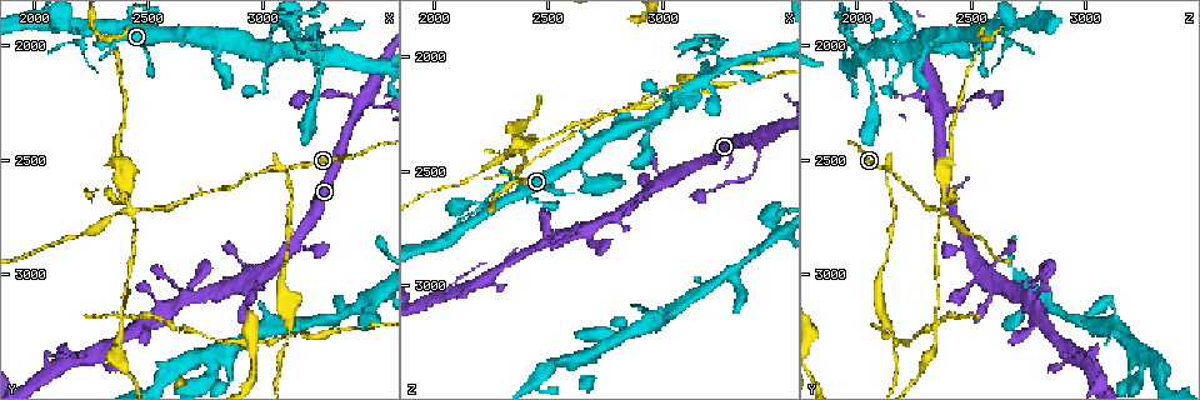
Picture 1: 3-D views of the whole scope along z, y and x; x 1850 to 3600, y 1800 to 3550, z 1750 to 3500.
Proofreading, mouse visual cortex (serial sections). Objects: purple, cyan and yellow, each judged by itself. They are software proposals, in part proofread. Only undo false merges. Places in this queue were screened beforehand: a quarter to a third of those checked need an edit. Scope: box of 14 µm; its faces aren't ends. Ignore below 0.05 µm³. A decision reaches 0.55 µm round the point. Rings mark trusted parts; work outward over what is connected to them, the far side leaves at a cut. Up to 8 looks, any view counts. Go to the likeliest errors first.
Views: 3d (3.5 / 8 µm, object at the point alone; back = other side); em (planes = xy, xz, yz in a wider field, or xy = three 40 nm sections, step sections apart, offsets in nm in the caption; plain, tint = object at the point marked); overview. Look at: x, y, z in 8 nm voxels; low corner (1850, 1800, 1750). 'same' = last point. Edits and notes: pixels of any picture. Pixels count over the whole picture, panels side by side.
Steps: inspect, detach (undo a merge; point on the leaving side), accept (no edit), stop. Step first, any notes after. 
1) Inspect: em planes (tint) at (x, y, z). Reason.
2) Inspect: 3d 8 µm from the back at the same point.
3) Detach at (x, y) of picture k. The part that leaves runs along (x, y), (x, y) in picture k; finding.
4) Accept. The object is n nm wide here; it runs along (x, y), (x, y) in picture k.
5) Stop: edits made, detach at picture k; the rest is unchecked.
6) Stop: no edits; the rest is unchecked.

Inspect: 3d 8 µm from the back at (3100, 2530, 2120). Two arms in line, one across.

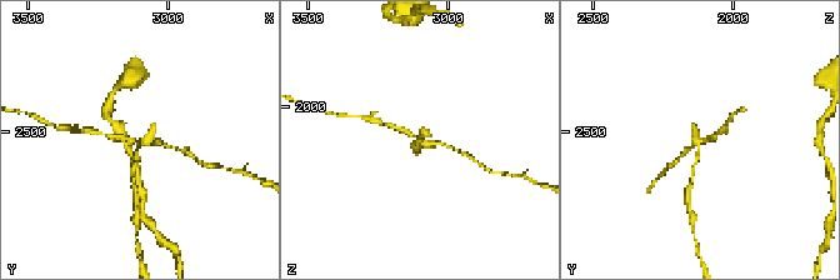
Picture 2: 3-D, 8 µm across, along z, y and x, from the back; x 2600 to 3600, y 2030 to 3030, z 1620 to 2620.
Inspect: em xy step 1 (tint) at (3100, 2530, 2130).

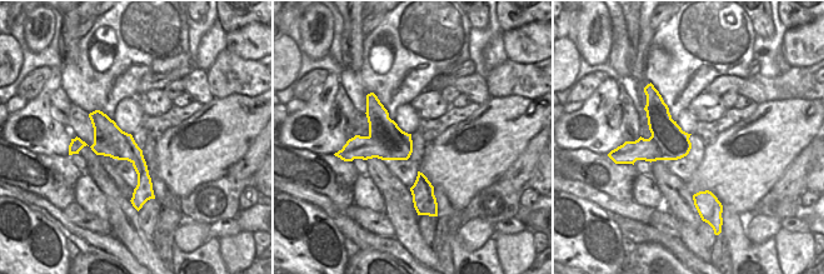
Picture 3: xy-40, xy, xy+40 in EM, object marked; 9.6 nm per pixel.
Detach at (135, 168) of picture 2. The part that leaves runs along (139, 148), (131, 174), (136, 198) in picture 2; two cells meet here.

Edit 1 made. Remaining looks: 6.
Inspect: overview.

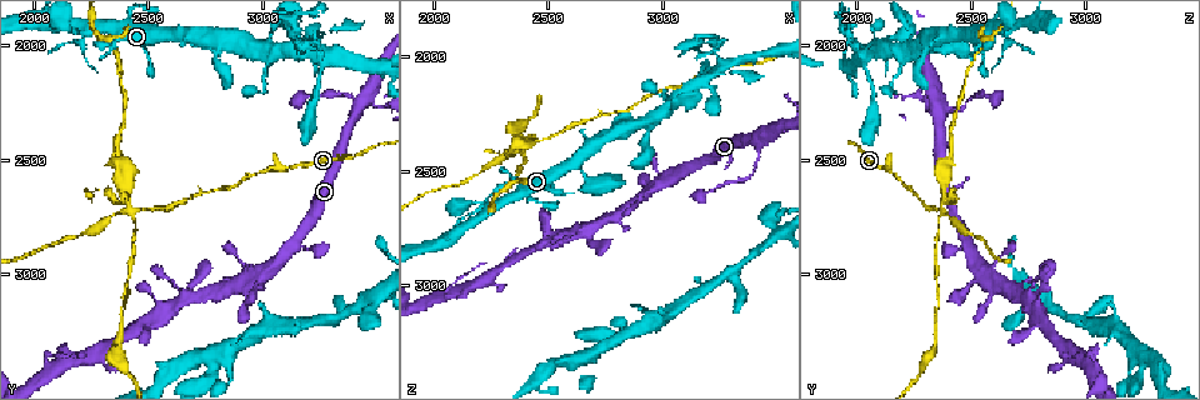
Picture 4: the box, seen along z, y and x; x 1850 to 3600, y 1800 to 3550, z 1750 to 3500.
Inspect: 3d 3.5 µm at (2440, 2720, 2380). Four-way junction.

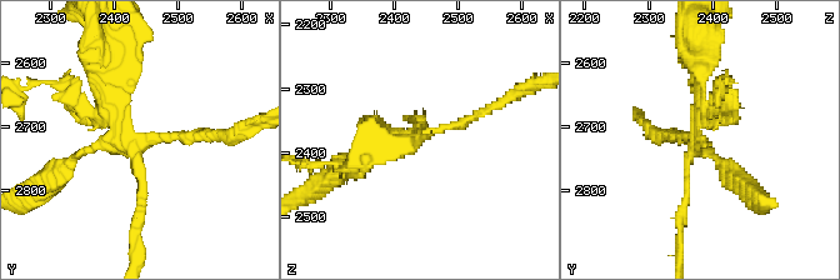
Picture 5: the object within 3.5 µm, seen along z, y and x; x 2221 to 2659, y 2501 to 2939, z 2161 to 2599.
Inspect: em xy step 1 (tint) at (2445, 2725, 2375). Shape alone is not enough.

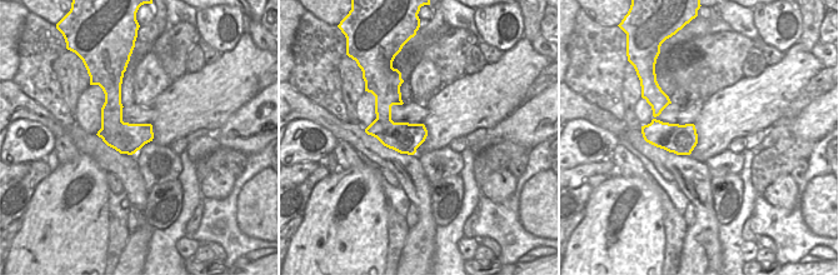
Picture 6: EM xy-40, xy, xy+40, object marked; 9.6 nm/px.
Detach at (121, 89) of picture 5. The part that leaves runs along (121, 129), (105, 90), (101, 33) in picture 5; two cells meet here.

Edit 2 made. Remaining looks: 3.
Inspect: 3d 3.5 µm at (3000, 2000, 2240). Four-way junction.

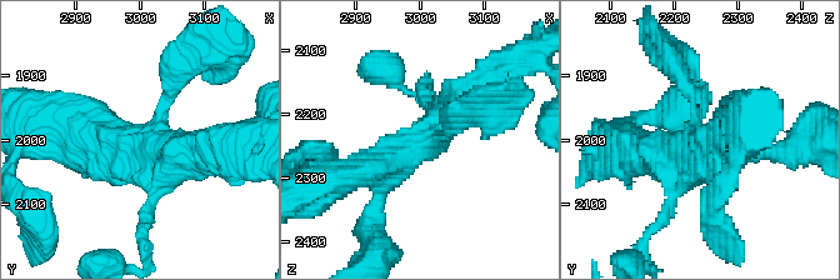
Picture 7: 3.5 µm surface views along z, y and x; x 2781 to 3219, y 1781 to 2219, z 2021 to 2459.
Inspect: em xy step 5 (tint) at (3010, 2010, 2240). Now the EM.

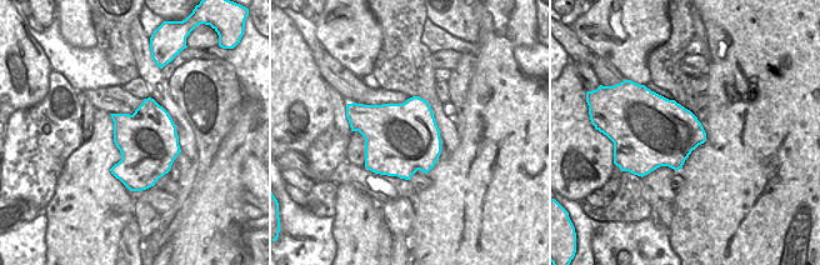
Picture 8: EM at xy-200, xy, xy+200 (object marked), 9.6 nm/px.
Accept. 4 arms meet here; the arms are 150, 150, 400, 450 nm wide; it runs along (358, 170), (415, 148), (488, 80) in picture 7; continuous, no second cell.

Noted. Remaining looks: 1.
Stop: edits made, detach at picture 2, detach at picture 5; the rest is unchecked.

